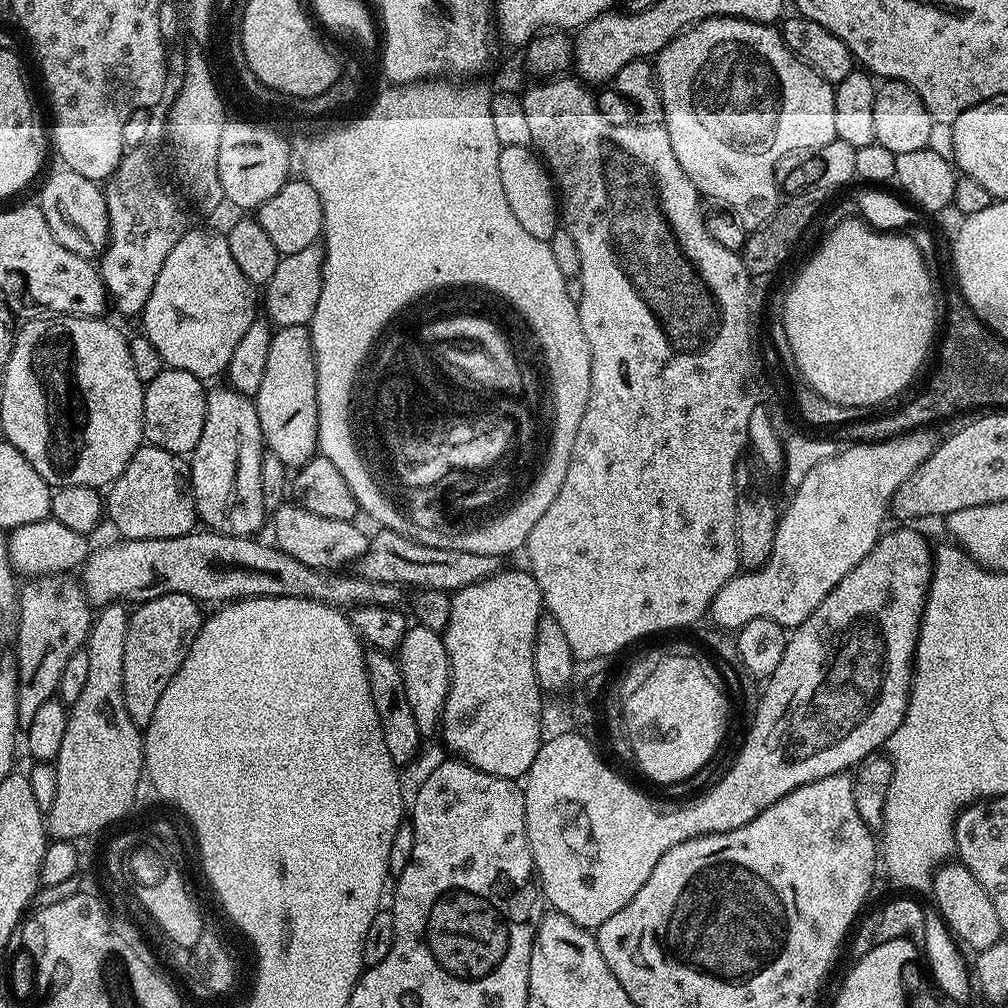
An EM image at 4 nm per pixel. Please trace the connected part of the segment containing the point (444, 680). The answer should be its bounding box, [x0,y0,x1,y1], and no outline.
[398,624,452,738]

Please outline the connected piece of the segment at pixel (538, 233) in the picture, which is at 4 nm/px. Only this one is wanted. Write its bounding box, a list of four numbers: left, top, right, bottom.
[498,144,558,241]

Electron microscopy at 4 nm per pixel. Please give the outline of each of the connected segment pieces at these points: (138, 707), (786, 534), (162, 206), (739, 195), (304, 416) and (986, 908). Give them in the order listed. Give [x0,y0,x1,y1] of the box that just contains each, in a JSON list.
[[122,592,206,728],[710,430,937,630],[98,147,190,317],[654,16,836,230],[254,326,318,470],[930,862,1002,953]]

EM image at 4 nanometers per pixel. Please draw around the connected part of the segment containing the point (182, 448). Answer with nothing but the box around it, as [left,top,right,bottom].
[144,367,206,454]

